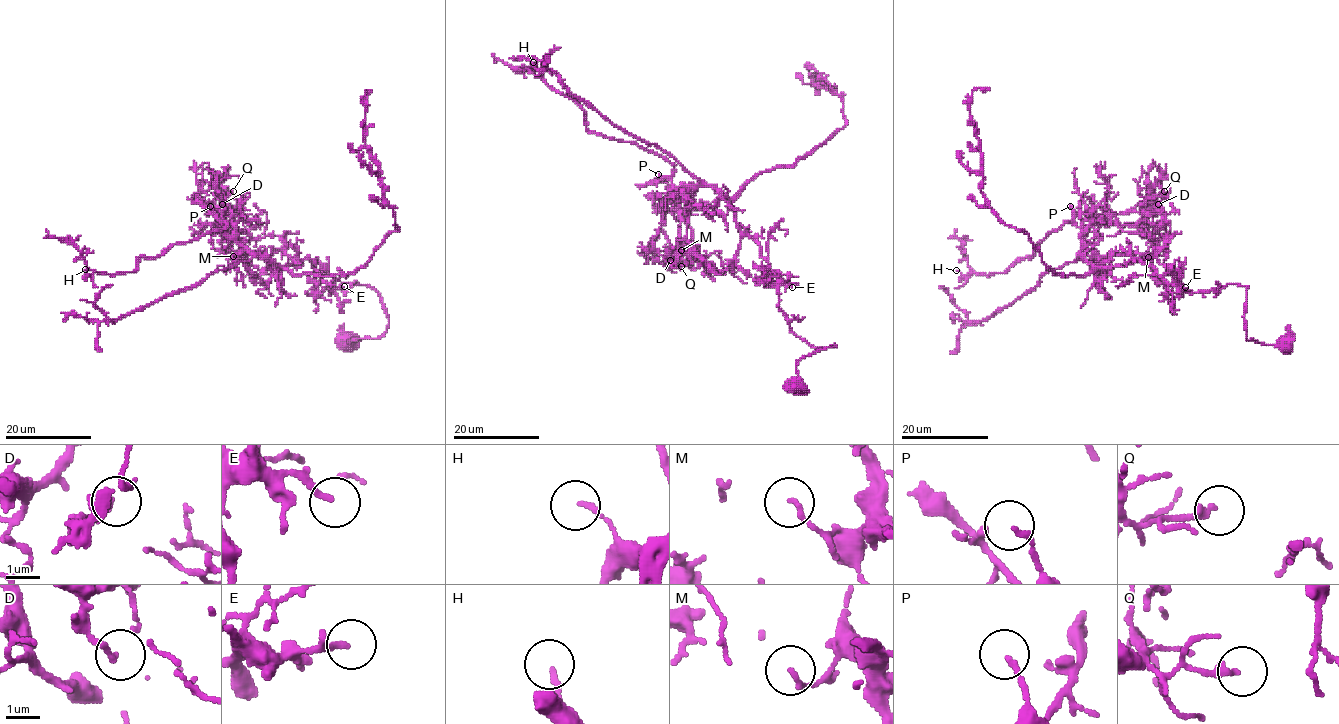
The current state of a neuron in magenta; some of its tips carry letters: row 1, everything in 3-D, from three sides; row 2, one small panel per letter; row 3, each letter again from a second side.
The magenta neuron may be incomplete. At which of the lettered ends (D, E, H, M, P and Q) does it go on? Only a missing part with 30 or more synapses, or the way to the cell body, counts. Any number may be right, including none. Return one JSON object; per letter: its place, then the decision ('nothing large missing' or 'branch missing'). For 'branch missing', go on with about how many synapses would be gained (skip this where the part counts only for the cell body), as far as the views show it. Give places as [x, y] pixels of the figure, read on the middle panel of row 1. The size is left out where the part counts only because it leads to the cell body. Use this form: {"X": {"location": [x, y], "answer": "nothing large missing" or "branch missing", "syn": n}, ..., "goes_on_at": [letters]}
{"D": {"location": [670, 260], "answer": "nothing large missing"}, "E": {"location": [792, 287], "answer": "branch missing", "syn": 35}, "H": {"location": [533, 62], "answer": "nothing large missing"}, "M": {"location": [681, 250], "answer": "nothing large missing"}, "P": {"location": [658, 174], "answer": "nothing large missing"}, "Q": {"location": [681, 266], "answer": "nothing large missing"}, "goes_on_at": ["E"]}

